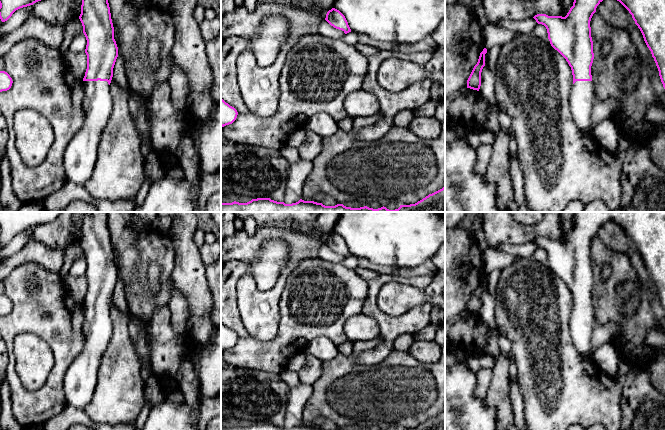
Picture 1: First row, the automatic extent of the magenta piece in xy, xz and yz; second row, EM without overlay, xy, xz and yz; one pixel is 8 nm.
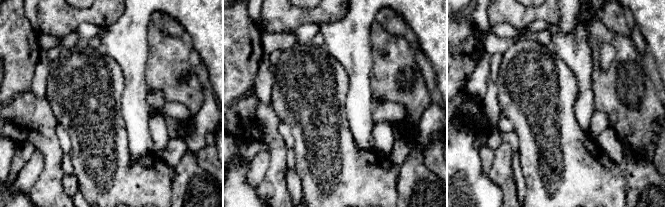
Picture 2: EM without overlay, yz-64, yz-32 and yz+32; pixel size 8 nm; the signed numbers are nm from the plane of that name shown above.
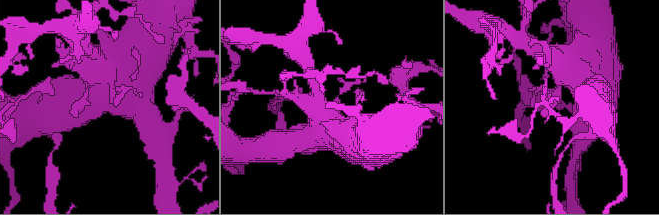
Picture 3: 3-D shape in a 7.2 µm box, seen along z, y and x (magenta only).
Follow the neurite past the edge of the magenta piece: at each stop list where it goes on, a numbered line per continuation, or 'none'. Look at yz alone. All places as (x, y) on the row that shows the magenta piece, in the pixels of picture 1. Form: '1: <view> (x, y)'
1: yz (582, 98)

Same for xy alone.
1: xy (80, 156)

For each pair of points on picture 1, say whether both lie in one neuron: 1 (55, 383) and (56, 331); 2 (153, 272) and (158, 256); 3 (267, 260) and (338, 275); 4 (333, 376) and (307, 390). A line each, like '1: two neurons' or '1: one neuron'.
1: one neuron
2: two neurons
3: one neuron
4: two neurons

